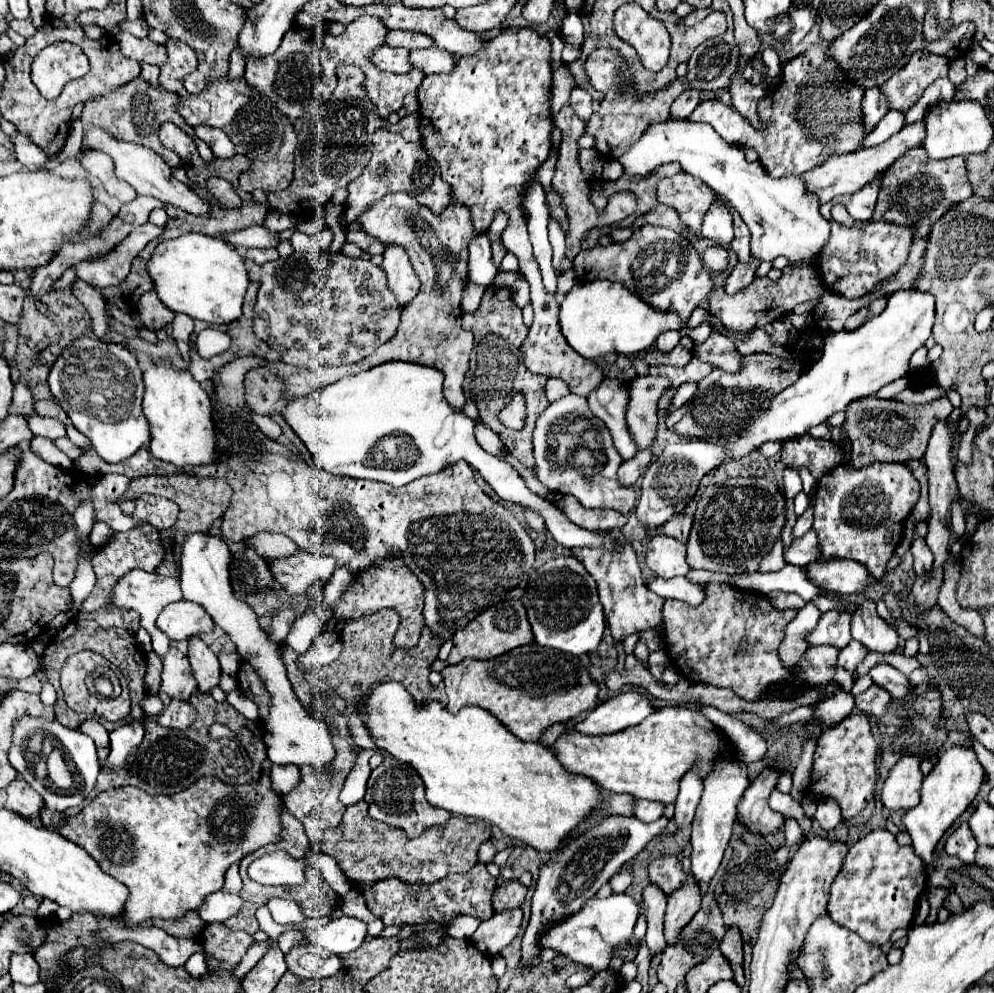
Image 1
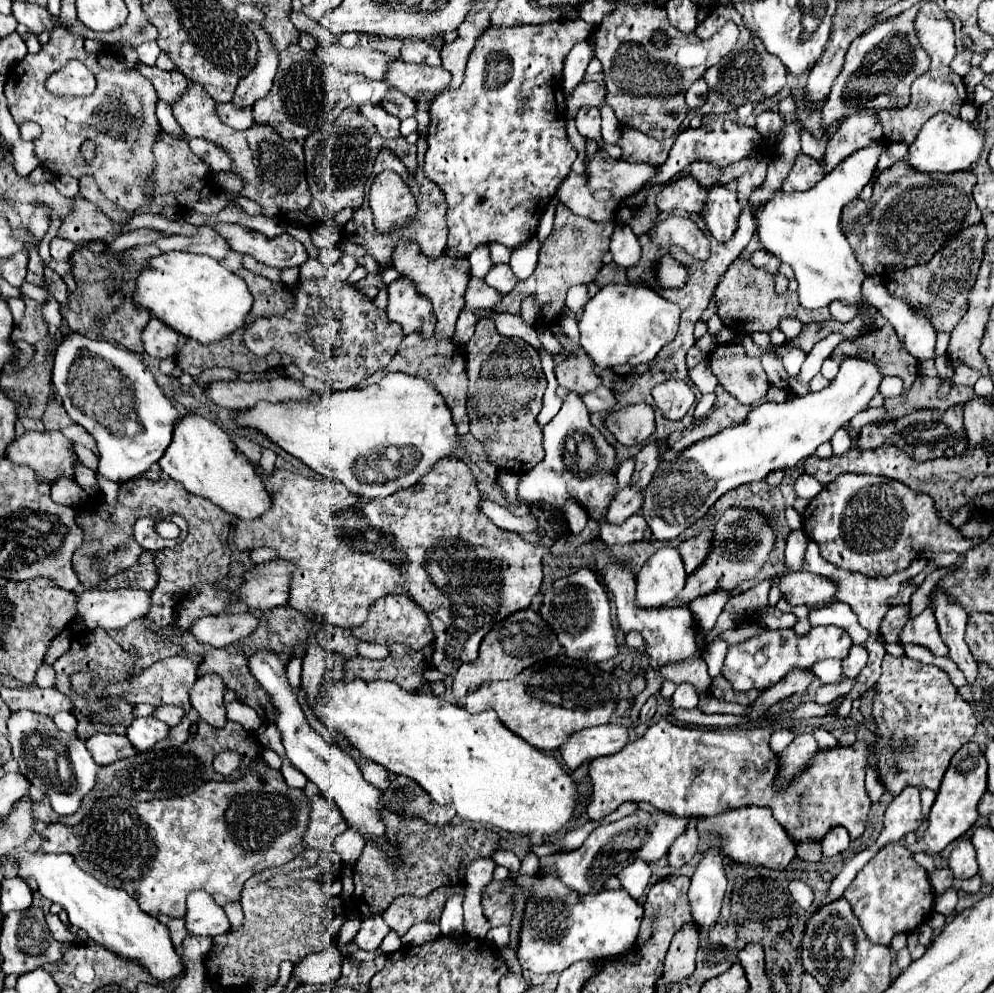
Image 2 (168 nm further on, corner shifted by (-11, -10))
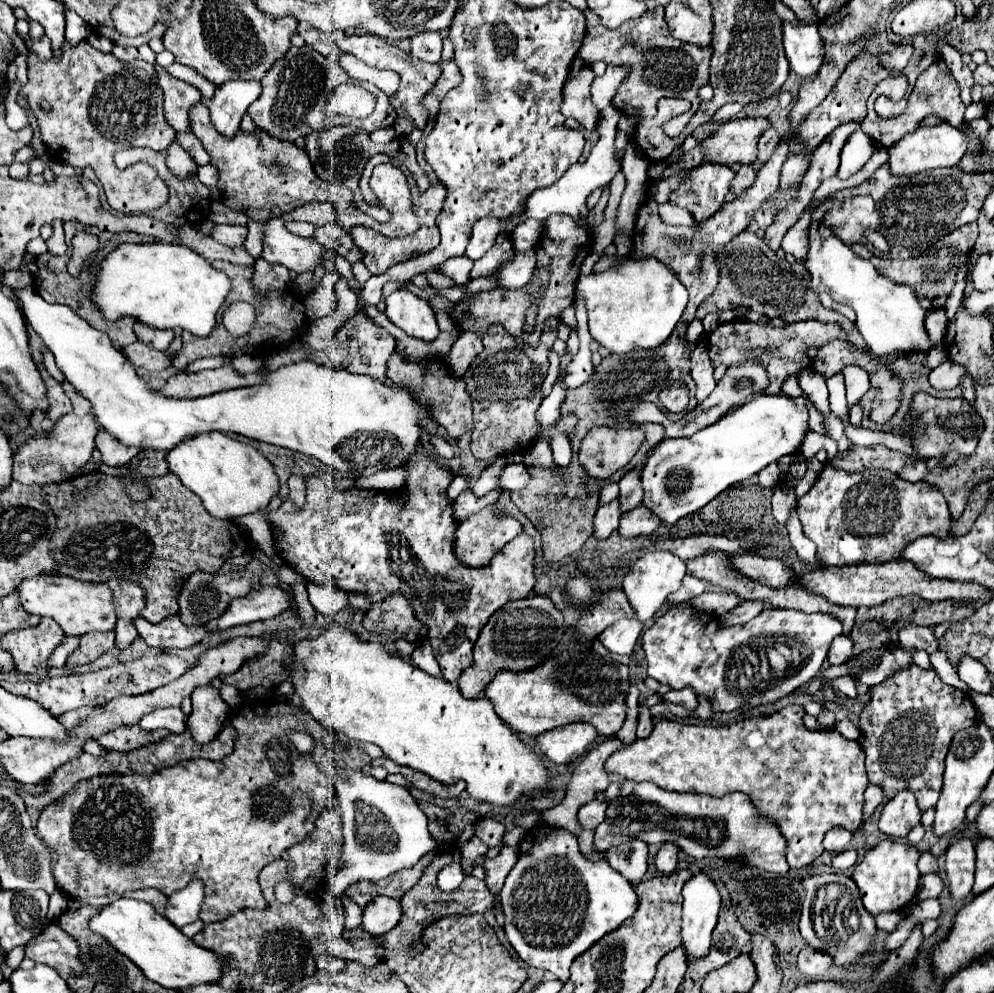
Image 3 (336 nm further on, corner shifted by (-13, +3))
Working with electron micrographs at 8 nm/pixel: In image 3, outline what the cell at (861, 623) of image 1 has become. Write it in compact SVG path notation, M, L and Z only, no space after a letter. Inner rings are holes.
M910 664L906 670L894 672L884 682L870 686L870 702L860 714L860 730L864 738L862 748L866 752L866 770L868 770L870 782L880 786L886 798L892 798L898 790L910 788L916 794L920 810L932 808L942 788L944 758L946 758L950 740L958 730L968 728L974 722L976 722L976 708L970 696L954 686L944 684L934 668L922 670L916 664Z

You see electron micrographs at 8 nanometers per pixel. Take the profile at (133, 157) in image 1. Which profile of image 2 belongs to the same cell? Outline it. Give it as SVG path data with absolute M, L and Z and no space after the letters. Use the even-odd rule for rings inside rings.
M218 223L214 225L214 231L226 237L236 253L252 255L258 263L264 263L268 267L276 267L276 269L300 267L308 259L302 243L290 237L288 233L268 239L258 231L246 229L242 225L230 225L230 223Z

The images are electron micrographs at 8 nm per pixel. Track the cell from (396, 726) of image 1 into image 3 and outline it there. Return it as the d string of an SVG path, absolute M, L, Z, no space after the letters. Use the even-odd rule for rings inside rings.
M330 626L322 636L294 644L290 682L294 684L304 710L308 710L324 728L334 730L348 740L372 742L382 748L386 758L400 766L424 772L442 784L452 786L458 780L464 780L466 792L474 800L512 806L518 798L542 790L550 780L544 762L496 716L494 704L488 698L464 698L456 684L414 668L400 656L386 652L378 642L360 642L344 626Z

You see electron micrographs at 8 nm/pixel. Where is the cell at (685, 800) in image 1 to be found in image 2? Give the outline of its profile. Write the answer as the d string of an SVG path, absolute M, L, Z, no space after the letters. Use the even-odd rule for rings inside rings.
M692 819L686 833L680 835L668 849L668 865L672 869L680 869L682 865L686 865L696 853L696 843L698 843L698 831L694 829L694 819Z

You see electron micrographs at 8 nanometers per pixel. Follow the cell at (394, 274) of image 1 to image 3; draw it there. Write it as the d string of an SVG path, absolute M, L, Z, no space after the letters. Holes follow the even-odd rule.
M396 290L386 298L386 316L408 336L434 340L440 334L436 316L428 302L410 290Z

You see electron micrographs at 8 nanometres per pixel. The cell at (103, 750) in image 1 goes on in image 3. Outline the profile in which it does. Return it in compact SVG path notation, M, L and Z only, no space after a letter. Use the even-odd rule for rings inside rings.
M120 726L120 728L114 728L112 732L106 732L106 734L98 736L96 742L104 750L130 752L130 750L136 750L140 746L148 746L152 742L160 742L166 736L170 736L170 732L165 729L146 732L140 726Z

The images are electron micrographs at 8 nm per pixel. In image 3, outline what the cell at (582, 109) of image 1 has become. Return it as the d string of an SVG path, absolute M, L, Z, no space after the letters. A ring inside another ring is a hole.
M582 68L578 76L574 76L564 86L562 114L566 118L576 118L582 128L596 130L598 126L598 108L590 100L590 84L594 80L594 72L590 68Z

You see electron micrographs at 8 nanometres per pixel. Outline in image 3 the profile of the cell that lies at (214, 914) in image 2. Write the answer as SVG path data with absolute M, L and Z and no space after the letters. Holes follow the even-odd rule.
M200 878L190 880L190 884L184 890L180 890L168 898L166 918L170 918L170 922L176 928L182 928L186 924L196 922L200 912L202 912L204 898L206 898L204 882Z

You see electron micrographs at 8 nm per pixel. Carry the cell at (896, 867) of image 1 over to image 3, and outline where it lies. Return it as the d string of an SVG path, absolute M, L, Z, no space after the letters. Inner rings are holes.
M884 838L872 850L866 852L862 862L854 866L852 880L860 888L862 902L872 916L878 916L884 912L898 912L912 902L912 898L918 892L918 880L920 880L918 858L920 858L920 852L912 844Z

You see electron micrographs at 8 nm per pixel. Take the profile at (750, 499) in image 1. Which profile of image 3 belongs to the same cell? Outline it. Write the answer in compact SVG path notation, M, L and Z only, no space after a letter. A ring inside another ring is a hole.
M686 574L684 580L682 580L680 590L672 592L672 596L668 596L668 602L670 602L670 604L684 604L684 602L690 602L690 600L696 598L698 594L706 592L708 586L710 586L710 584L704 584L704 580L696 580L696 576Z

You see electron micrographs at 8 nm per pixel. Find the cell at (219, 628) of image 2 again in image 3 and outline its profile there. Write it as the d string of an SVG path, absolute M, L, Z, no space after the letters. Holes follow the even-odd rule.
M256 586L248 596L234 598L226 612L216 620L216 628L226 630L256 620L268 620L290 608L290 596L282 588Z

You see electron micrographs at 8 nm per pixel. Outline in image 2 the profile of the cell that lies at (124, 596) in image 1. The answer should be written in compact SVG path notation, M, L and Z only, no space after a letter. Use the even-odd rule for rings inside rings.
M88 589L76 597L76 617L84 631L122 629L150 611L150 593L134 589Z

